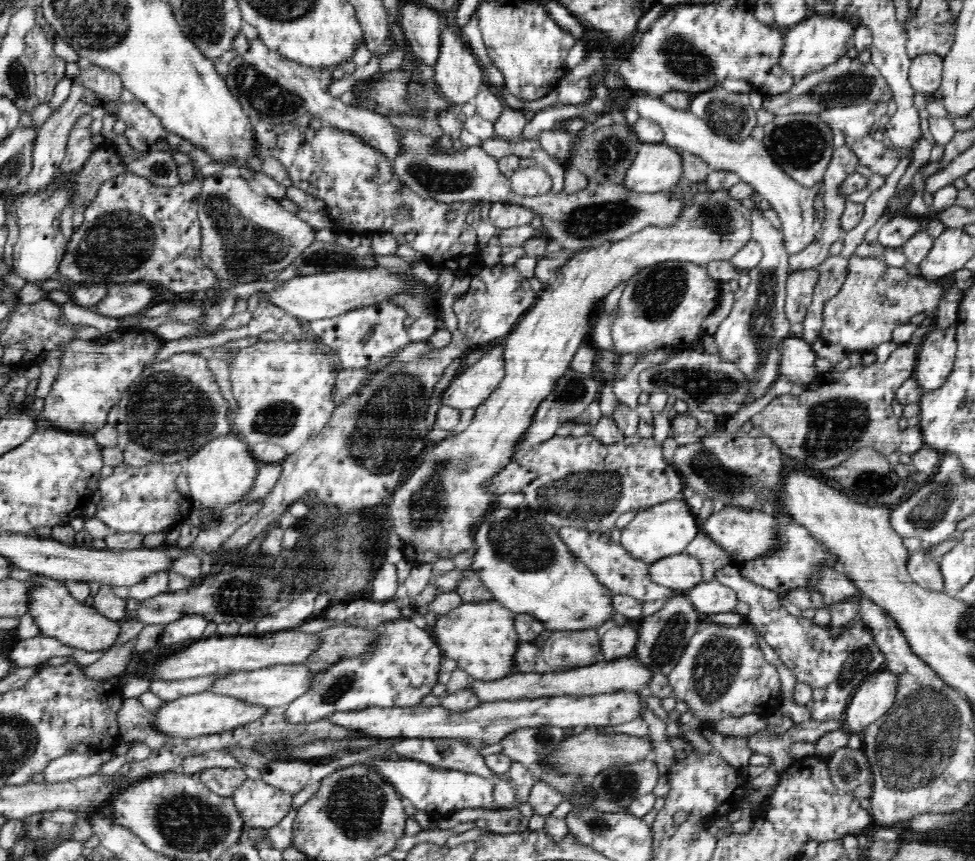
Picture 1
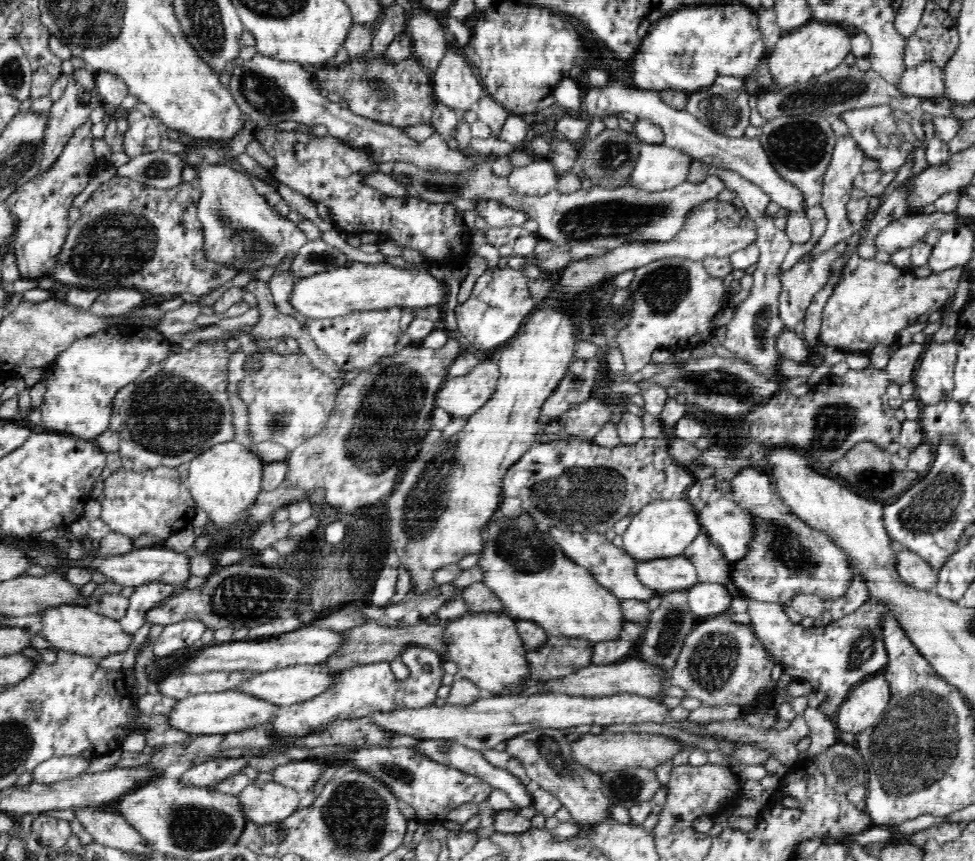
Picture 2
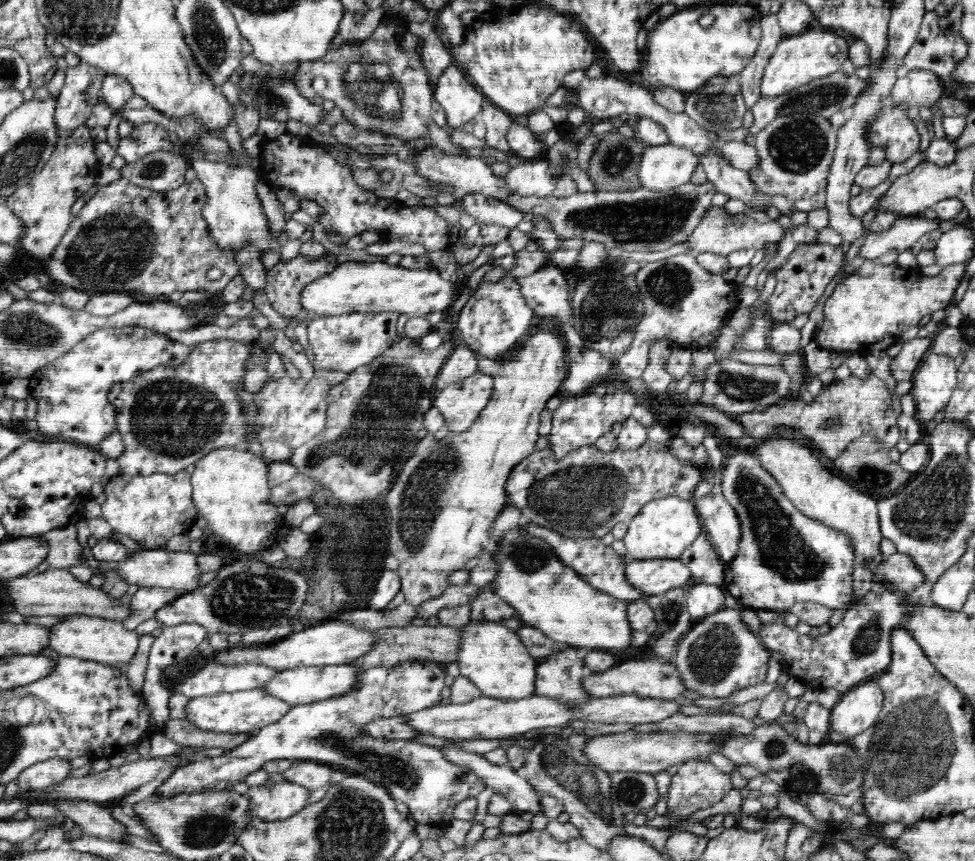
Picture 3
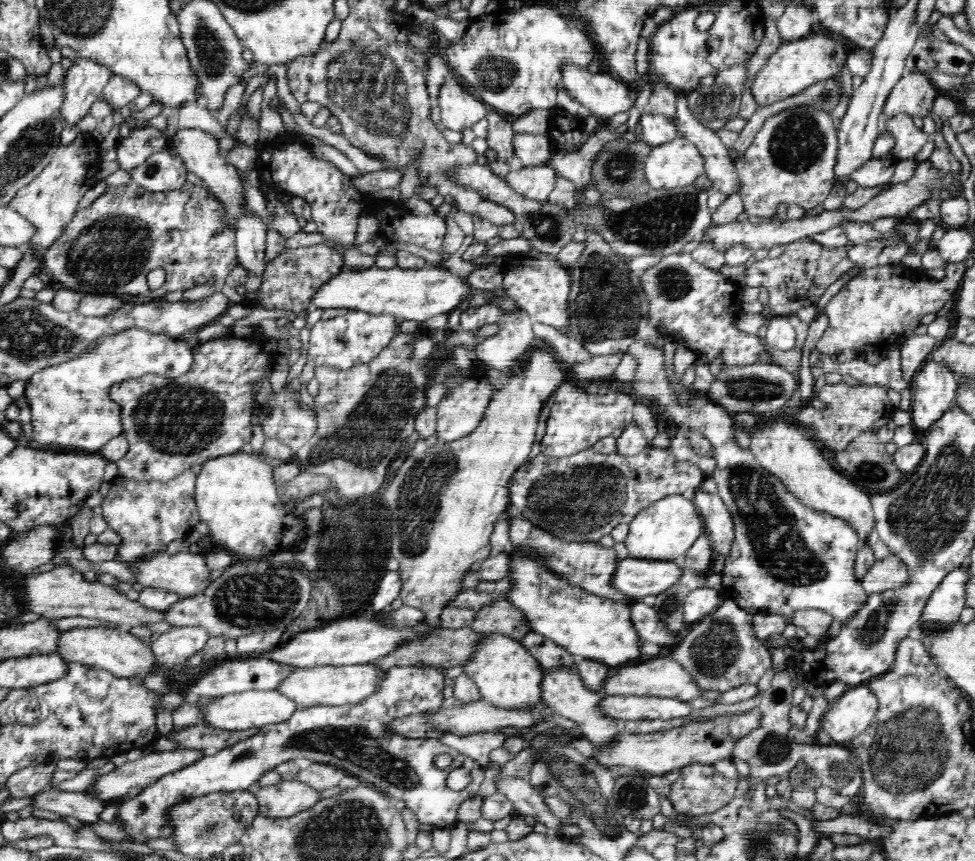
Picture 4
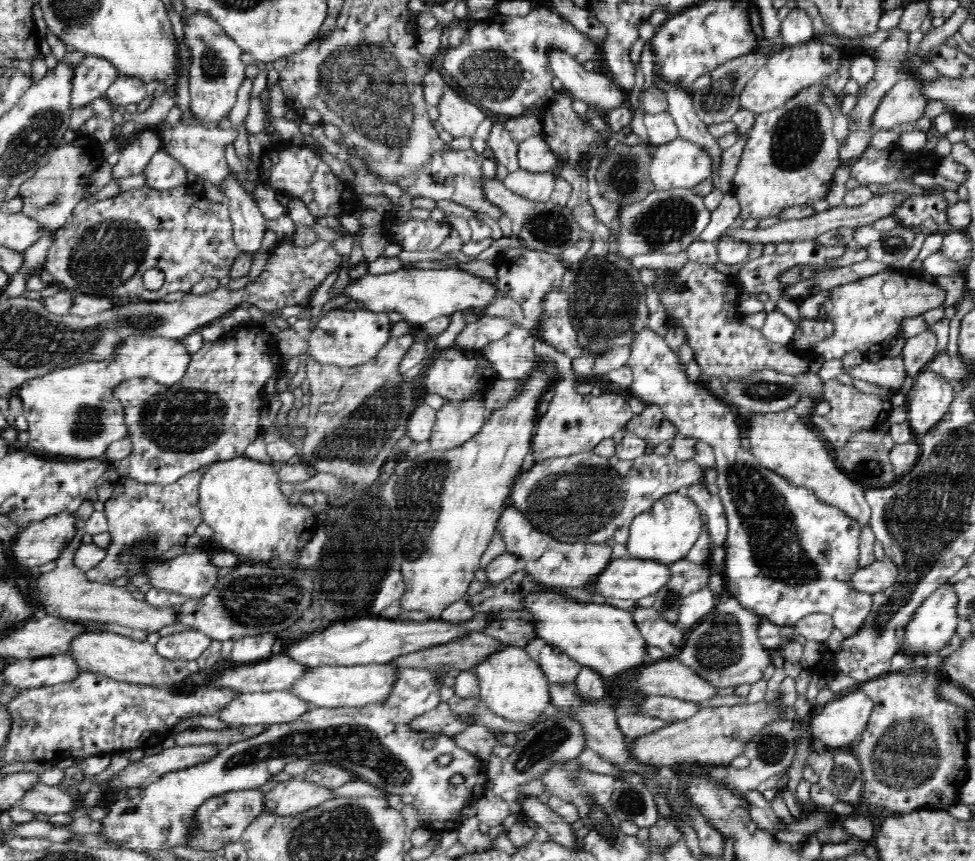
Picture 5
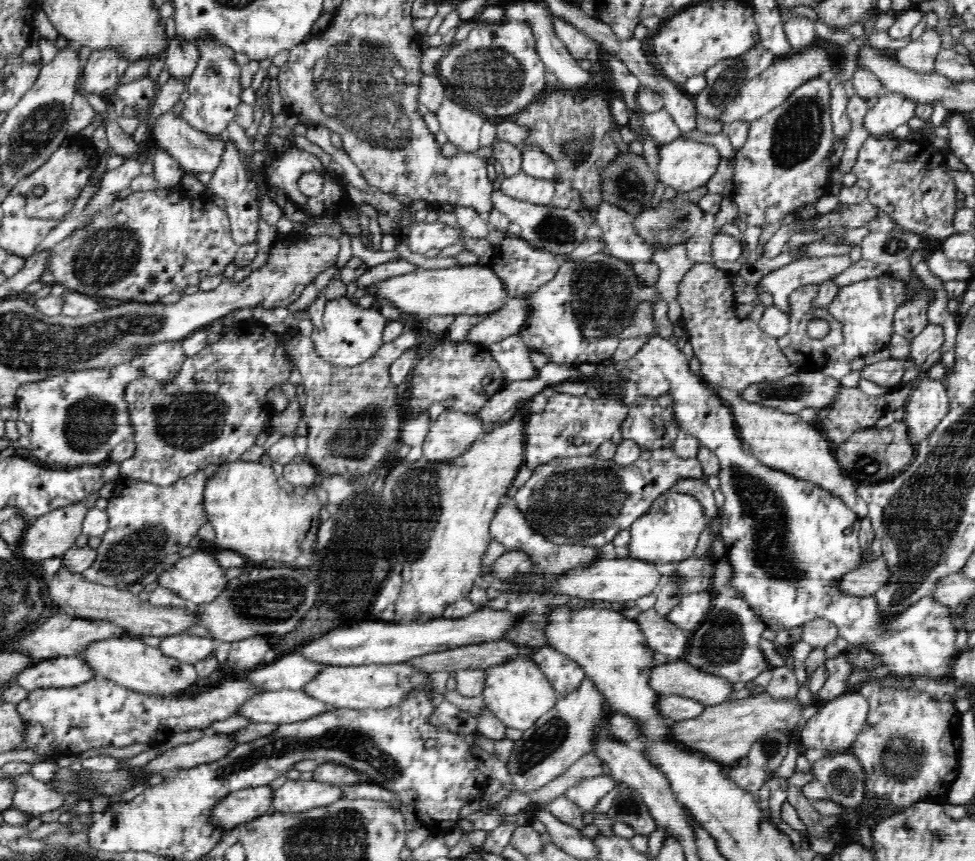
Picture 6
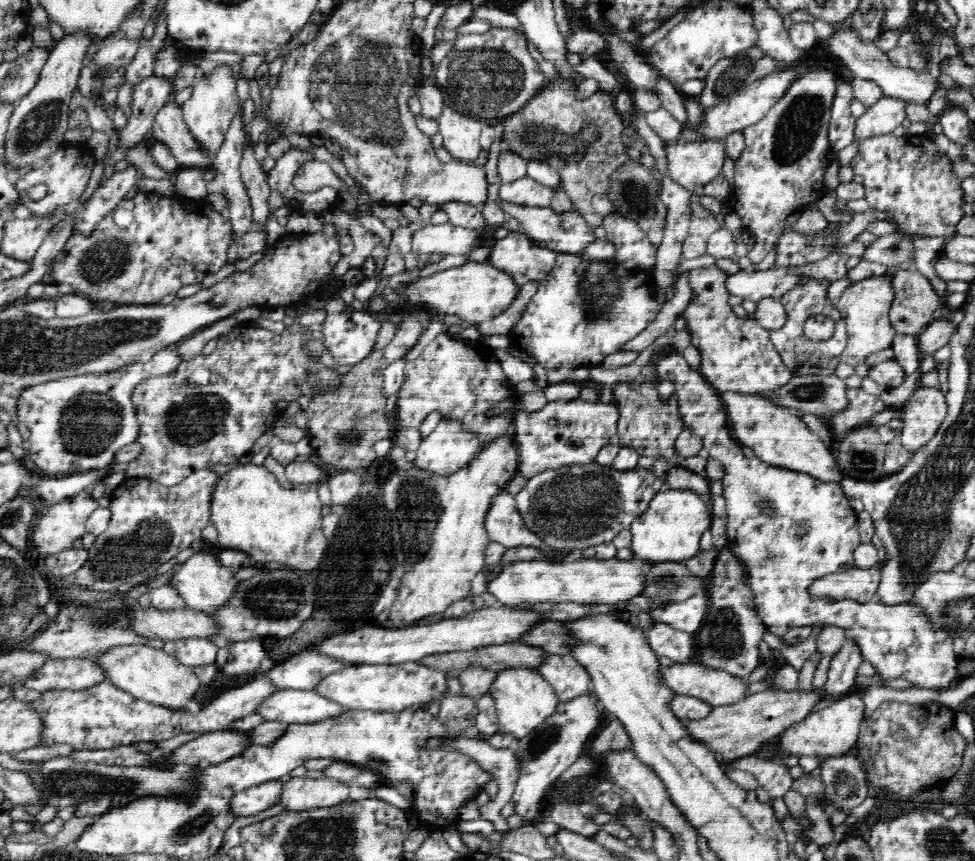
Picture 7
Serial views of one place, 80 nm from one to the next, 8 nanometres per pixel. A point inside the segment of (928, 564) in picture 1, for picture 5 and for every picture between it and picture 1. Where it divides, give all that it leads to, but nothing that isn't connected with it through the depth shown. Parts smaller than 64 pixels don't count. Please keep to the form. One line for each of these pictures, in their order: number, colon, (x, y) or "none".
2: (915, 571)
3: (898, 570)
4: (889, 573)
5: (872, 579)

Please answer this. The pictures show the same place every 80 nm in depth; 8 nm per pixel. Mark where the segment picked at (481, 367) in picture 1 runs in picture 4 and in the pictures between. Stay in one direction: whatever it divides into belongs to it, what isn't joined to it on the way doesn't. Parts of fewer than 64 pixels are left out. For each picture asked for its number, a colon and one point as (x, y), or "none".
2: (463, 396)
3: (460, 403)
4: (461, 410)

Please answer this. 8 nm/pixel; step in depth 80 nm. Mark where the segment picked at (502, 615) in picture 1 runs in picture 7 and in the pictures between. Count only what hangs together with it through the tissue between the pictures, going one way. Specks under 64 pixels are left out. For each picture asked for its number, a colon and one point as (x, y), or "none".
2: (486, 647)
3: (492, 657)
4: (507, 676)
5: (512, 685)
6: (517, 692)
7: (523, 699)

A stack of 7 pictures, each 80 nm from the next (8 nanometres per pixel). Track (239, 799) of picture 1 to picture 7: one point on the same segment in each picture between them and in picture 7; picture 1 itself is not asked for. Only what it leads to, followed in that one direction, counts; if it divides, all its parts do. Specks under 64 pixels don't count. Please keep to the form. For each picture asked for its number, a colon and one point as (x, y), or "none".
2: (264, 802)
3: (272, 801)
4: (286, 798)
5: (290, 797)
6: (294, 796)
7: (299, 794)

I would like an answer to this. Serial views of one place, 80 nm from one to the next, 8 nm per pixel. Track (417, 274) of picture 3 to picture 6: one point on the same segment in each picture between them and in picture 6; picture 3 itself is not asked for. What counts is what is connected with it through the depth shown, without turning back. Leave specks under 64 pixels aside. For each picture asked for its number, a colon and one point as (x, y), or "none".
4: (417, 295)
5: (418, 295)
6: (475, 290)

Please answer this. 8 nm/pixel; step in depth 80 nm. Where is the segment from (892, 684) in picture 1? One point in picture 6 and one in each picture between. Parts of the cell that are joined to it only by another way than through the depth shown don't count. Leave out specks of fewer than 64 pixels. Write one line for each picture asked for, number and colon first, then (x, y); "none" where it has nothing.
2: (863, 706)
3: (856, 711)
4: (848, 716)
5: (838, 723)
6: (835, 727)

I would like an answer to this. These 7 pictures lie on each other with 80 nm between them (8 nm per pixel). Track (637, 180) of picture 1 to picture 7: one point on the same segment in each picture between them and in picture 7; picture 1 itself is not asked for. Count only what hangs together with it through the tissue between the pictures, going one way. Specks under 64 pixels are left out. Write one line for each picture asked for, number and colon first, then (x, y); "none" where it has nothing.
2: (659, 168)
3: (664, 167)
4: (679, 163)
5: (680, 164)
6: (684, 165)
7: (692, 165)

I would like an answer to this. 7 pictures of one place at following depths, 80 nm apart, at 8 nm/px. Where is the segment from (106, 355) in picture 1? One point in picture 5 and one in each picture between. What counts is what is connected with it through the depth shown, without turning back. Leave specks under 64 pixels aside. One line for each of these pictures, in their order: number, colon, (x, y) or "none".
2: (82, 381)
3: (72, 392)
4: (71, 409)
5: (72, 414)

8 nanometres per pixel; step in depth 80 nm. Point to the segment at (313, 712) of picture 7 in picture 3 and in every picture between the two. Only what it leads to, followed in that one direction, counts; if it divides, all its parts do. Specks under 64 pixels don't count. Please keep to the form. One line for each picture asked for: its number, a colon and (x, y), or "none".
3: (247, 711)
4: (255, 708)
5: (276, 707)
6: (281, 707)

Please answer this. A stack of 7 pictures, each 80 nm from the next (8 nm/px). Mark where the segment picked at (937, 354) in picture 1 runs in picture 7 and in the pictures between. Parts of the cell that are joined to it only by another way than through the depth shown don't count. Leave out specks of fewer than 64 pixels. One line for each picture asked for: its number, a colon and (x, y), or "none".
2: (933, 377)
3: (934, 381)
4: (933, 389)
5: (928, 400)
6: (928, 403)
7: (922, 415)

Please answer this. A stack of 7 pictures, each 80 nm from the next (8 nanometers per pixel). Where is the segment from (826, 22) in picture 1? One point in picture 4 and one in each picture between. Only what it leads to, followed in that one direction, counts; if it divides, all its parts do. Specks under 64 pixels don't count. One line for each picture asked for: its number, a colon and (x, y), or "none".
2: (817, 47)
3: (816, 53)
4: (796, 65)

